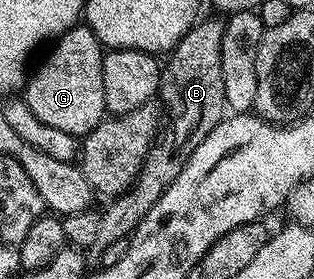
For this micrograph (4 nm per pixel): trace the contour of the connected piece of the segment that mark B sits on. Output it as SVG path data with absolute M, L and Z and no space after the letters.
M221 17L205 18L195 22L192 29L178 41L178 45L169 51L167 58L170 59L162 66L160 98L164 103L165 113L166 110L170 113L170 123L167 126L165 123L160 137L150 147L136 180L123 194L111 197L110 207L101 211L100 228L96 231L92 244L84 250L87 263L101 263L104 248L108 248L108 244L116 244L116 240L121 238L129 239L140 220L148 216L152 204L156 204L156 200L160 200L172 180L176 180L191 152L202 143L204 136L208 136L208 132L212 132L212 128L216 128L216 124L227 117L228 83L224 80L221 67L221 38L226 24Z

